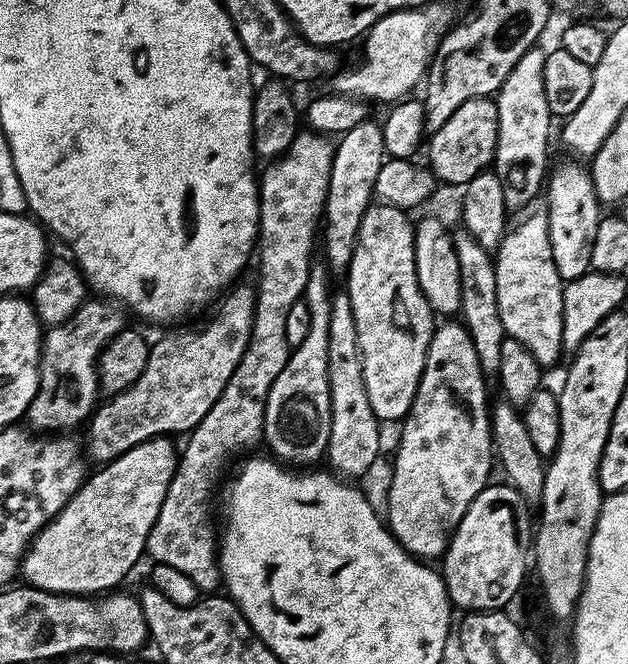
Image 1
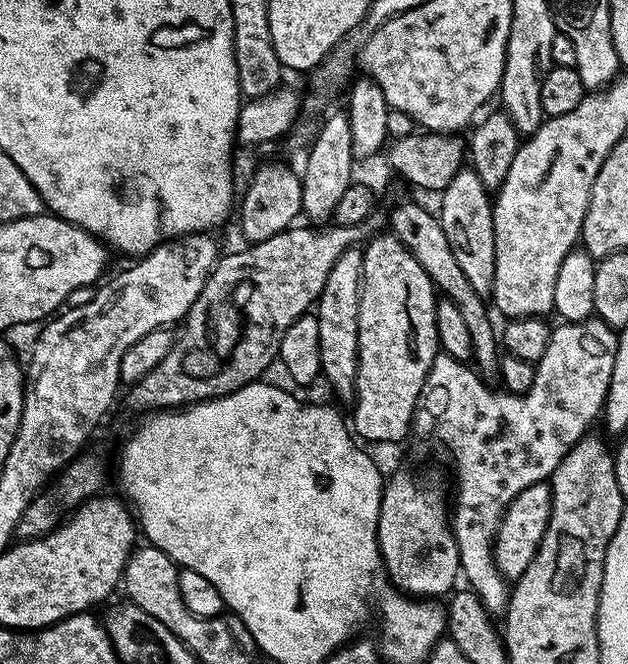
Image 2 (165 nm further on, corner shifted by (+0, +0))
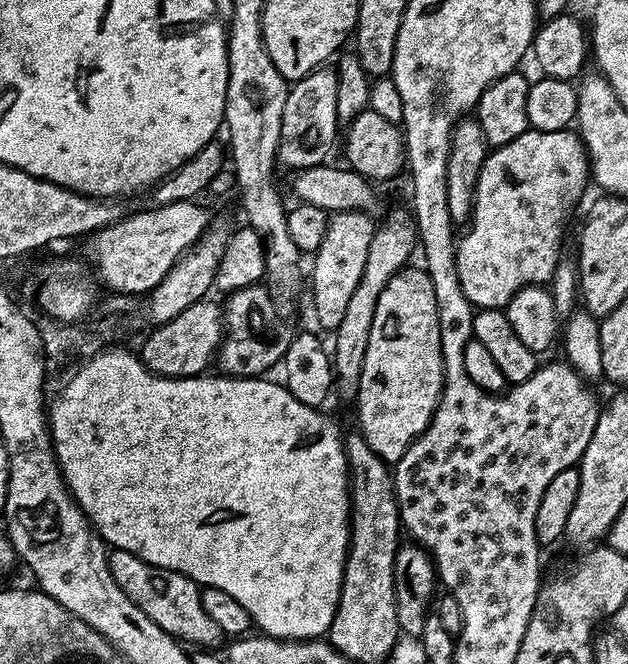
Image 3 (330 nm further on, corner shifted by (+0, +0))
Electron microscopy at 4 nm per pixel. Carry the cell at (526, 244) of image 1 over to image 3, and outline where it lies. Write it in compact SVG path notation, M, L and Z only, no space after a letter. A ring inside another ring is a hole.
M563 128L553 132L537 132L529 130L524 132L514 142L510 142L501 148L492 148L489 151L484 164L480 168L478 180L476 182L476 193L472 199L472 215L470 223L467 225L468 233L461 235L456 242L456 269L458 270L458 282L462 284L462 294L472 303L473 309L482 308L503 308L507 309L510 298L518 291L531 284L547 285L551 281L557 264L562 259L560 253L560 243L564 240L564 223L568 220L568 215L572 212L572 207L580 200L580 195L584 192L584 187L590 184L590 165L588 162L588 152L584 149L584 142L575 131Z

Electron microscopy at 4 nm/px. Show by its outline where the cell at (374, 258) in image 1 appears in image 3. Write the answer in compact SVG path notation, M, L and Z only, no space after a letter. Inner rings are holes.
M405 266L386 282L382 294L378 294L378 310L374 310L374 326L370 326L370 346L366 346L366 366L362 366L362 378L360 379L360 391L354 397L356 403L356 420L360 423L359 435L366 438L370 450L384 459L385 464L395 466L406 454L409 446L426 430L426 426L432 420L434 410L440 401L440 395L444 389L444 363L442 362L442 342L440 341L440 327L438 326L438 306L434 302L434 286L430 282L427 271L423 267L412 268Z

